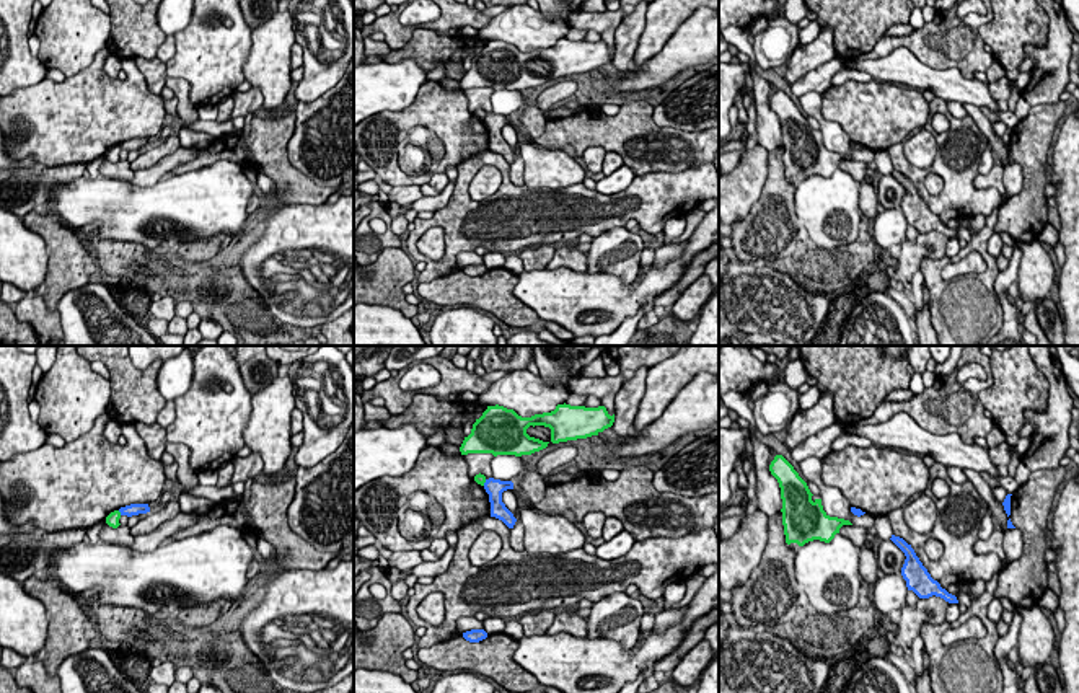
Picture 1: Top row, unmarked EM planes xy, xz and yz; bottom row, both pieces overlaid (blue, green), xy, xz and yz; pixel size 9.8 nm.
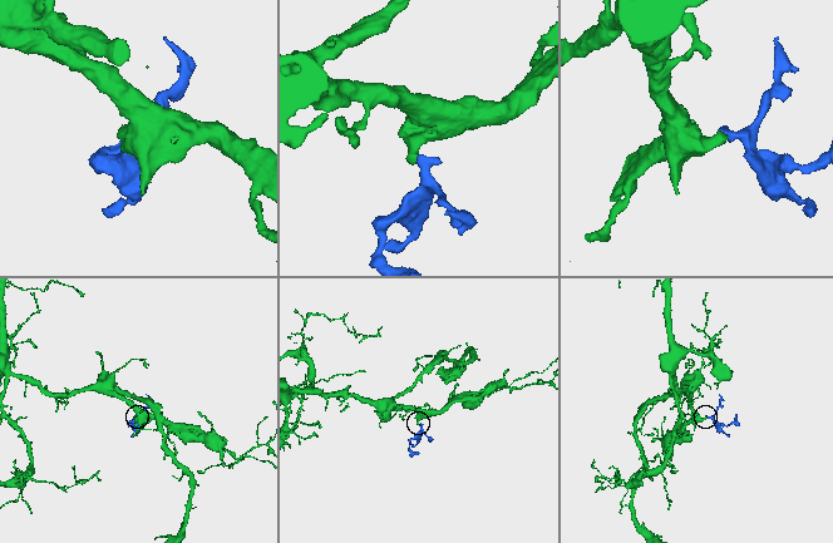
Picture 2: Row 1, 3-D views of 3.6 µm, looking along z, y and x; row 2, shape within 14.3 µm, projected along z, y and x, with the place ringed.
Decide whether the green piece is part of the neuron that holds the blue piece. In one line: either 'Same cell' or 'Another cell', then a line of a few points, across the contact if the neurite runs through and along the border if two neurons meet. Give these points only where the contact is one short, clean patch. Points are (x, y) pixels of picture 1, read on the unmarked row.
Another cell. Line: xy (118, 145), (121, 149)

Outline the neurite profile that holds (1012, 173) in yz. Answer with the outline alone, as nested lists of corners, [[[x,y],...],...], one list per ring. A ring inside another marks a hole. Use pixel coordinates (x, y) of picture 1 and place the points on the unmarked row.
[[[963,104],[963,108],[968,113],[968,116],[976,122],[980,130],[986,135],[988,145],[991,147],[991,150],[996,153],[996,157],[1002,163],[1002,168],[1004,168],[1002,184],[1004,184],[1007,197],[1019,194],[1022,191],[1020,165],[1007,161],[1009,152],[1004,145],[1004,140],[994,132],[993,124],[983,114],[983,111],[973,104]]]

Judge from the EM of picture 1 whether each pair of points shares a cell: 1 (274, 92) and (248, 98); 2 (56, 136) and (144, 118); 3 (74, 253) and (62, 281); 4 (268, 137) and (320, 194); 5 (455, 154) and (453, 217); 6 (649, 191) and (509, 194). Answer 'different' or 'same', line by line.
1: different
2: same
3: same
4: same
5: different
6: same

